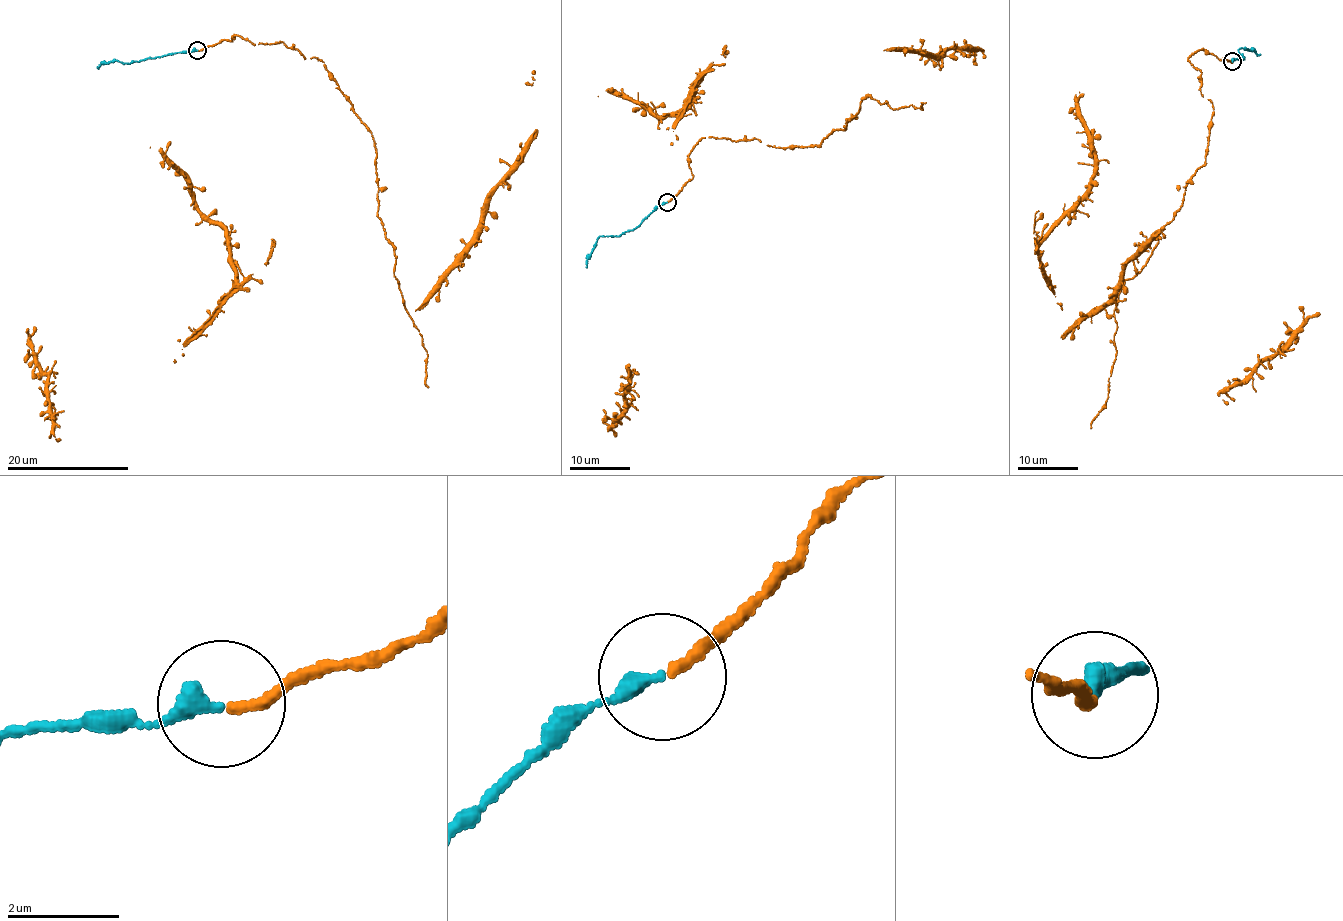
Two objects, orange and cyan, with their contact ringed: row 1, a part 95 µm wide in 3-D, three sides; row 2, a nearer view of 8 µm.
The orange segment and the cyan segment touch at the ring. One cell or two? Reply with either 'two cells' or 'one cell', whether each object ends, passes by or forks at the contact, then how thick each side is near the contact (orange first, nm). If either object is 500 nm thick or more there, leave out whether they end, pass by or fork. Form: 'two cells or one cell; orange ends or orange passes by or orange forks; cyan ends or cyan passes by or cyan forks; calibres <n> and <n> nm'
one cell; orange ends; cyan ends; calibres 190 and 320 nm

